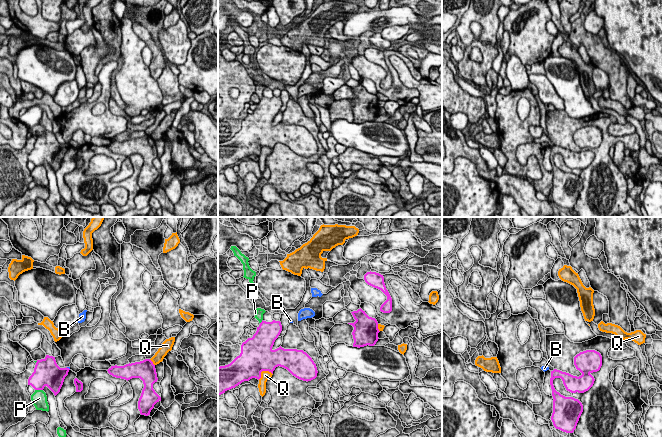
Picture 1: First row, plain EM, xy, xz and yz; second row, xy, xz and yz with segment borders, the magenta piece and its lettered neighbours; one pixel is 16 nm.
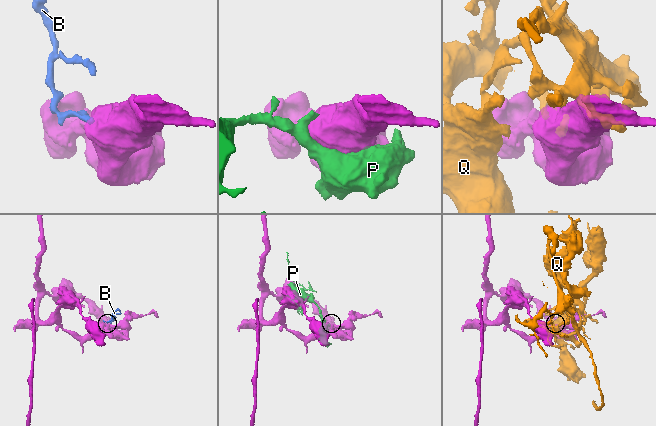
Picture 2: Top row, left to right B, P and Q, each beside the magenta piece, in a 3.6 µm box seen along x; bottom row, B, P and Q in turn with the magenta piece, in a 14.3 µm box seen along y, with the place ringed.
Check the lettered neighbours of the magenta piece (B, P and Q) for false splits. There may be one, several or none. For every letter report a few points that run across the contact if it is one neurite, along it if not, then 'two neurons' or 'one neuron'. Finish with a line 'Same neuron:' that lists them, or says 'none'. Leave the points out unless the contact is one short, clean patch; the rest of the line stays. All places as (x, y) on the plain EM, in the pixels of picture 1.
B: line xy (66, 143), (69, 145); two neurons
P: two neurons
Q: two neurons
Same neuron: none

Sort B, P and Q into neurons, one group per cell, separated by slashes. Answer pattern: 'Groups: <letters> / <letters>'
Groups: B P / Q

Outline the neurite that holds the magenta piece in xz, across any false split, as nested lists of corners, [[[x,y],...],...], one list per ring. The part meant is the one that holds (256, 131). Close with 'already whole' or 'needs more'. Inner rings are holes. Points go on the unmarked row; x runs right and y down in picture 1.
[[[263,97],[252,114],[241,121],[241,129],[230,140],[218,143],[218,171],[235,164],[252,154],[260,155],[262,147],[273,150],[276,143],[287,145],[303,157],[317,153],[317,143],[312,134],[303,126],[272,125],[282,107],[280,97]]]; already whole

